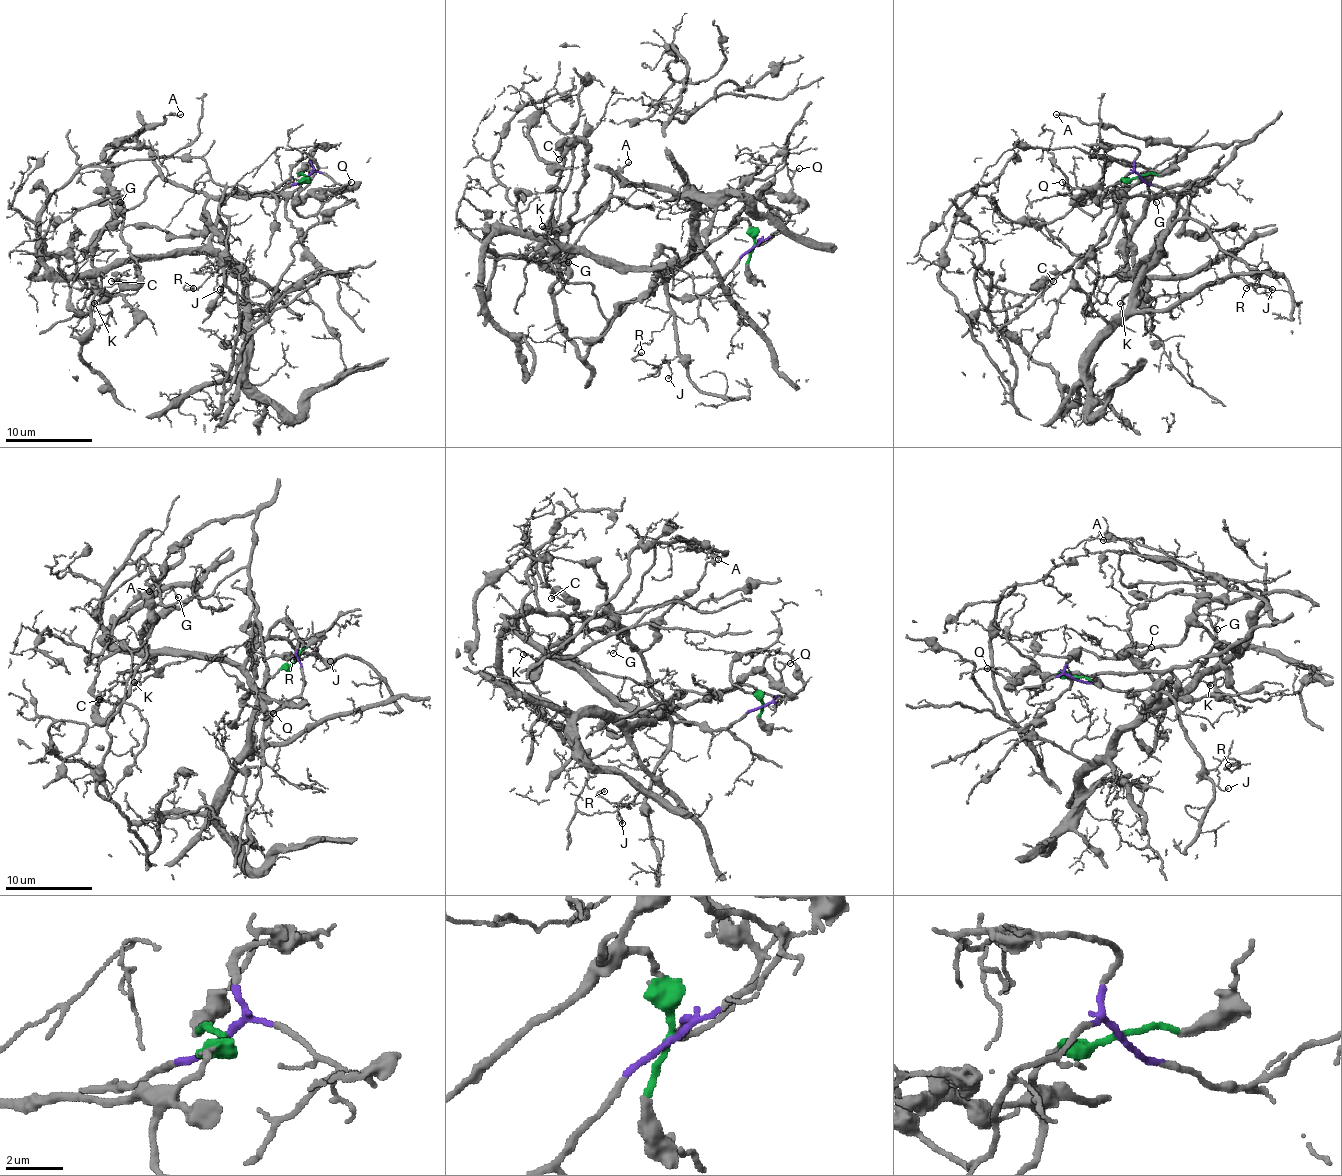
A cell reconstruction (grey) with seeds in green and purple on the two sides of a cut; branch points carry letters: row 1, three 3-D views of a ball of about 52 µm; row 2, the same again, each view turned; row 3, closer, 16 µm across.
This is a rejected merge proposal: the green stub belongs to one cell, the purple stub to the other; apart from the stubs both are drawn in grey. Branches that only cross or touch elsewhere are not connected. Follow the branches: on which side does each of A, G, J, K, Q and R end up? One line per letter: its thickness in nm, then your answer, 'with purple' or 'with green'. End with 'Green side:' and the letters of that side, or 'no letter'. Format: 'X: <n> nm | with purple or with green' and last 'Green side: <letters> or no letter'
A: 110 nm | with green
G: 130 nm | with green
J: 120 nm | with purple
K: 140 nm | with purple
Q: 110 nm | with green
R: 160 nm | with purple
Green side: A, G, Q

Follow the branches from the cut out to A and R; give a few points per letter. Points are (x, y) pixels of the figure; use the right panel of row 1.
A: (1139, 177), (1122, 179), (1115, 192), (1181, 196), (1203, 185), (1235, 148), (1251, 142), (1187, 148), (1056, 113)
R: (1139, 177), (1170, 192), (1192, 194), (1187, 214), (1249, 271), (1260, 273), (1255, 288), (1246, 288)

